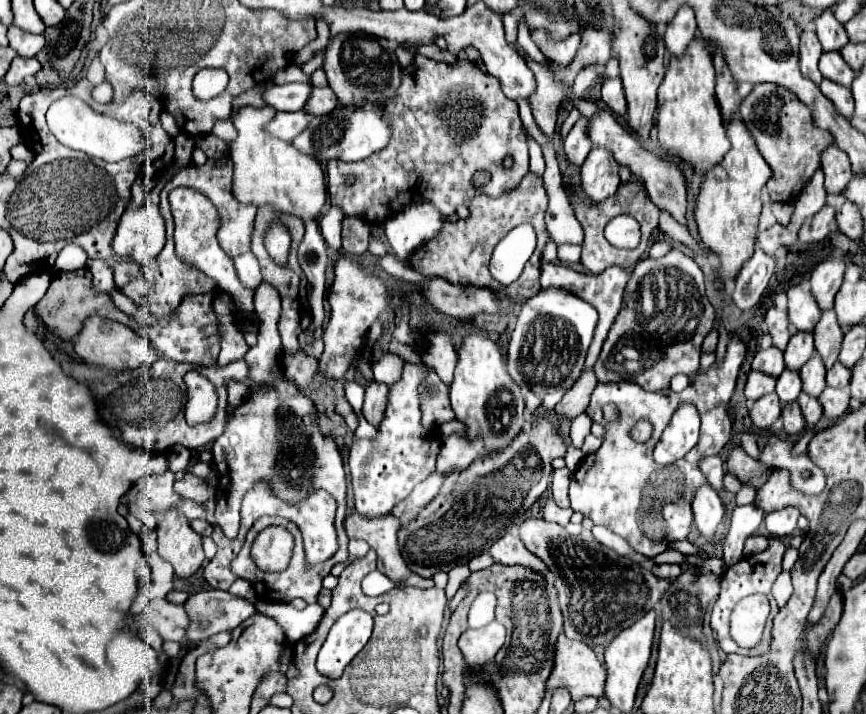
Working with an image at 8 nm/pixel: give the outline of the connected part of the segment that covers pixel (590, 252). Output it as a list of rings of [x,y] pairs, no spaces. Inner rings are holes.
[[[632,176],[628,182],[620,184],[618,192],[606,200],[600,200],[600,202],[594,202],[590,200],[588,196],[584,194],[578,194],[574,190],[568,190],[568,200],[576,212],[576,218],[580,220],[582,228],[584,228],[584,244],[582,244],[582,266],[592,272],[592,274],[600,274],[604,272],[608,266],[612,264],[620,264],[620,266],[626,266],[626,268],[634,268],[638,264],[638,260],[644,256],[644,252],[650,248],[652,244],[652,234],[654,230],[658,228],[658,210],[654,210],[654,204],[650,202],[648,194],[646,194],[646,188],[644,188],[644,182],[638,178],[638,176]],[[620,214],[630,214],[638,220],[638,224],[642,226],[642,242],[638,244],[638,248],[634,250],[624,250],[624,248],[616,248],[612,244],[608,244],[608,240],[604,238],[604,226],[620,216]]]

